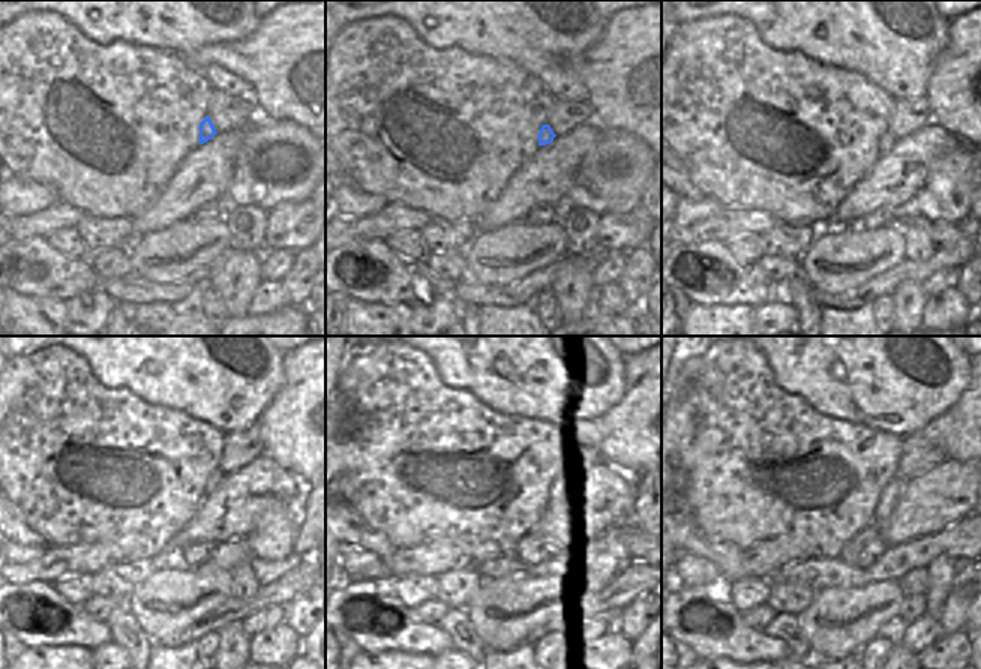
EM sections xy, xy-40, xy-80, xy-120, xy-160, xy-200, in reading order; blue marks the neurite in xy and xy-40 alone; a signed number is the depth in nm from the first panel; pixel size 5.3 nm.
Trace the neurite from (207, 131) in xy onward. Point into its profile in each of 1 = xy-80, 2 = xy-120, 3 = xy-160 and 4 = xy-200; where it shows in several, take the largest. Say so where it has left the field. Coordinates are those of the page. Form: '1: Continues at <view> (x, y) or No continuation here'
1: Continues at xy-80 (887, 141)
2: Continues at xy-120 (215, 479)
3: Continues at xy-160 (557, 482)
4: Continues at xy-200 (893, 491).

